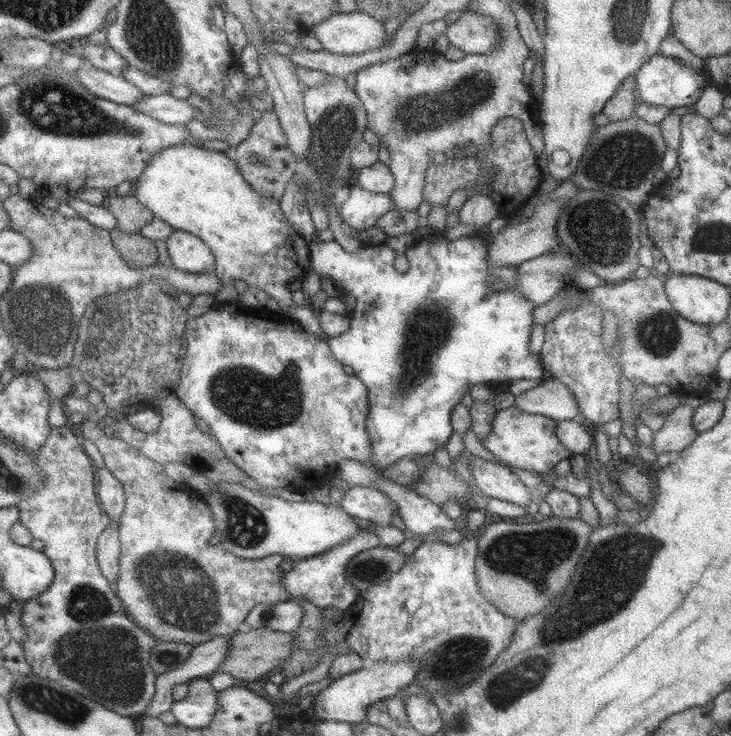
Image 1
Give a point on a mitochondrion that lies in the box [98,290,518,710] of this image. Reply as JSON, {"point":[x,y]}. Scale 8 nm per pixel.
{"point":[173,586]}

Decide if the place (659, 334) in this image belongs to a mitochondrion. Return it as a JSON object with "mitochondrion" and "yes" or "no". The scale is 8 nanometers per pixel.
{"mitochondrion":"yes"}

